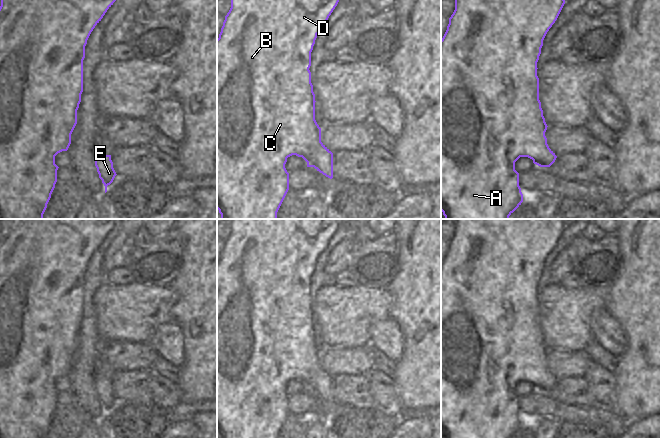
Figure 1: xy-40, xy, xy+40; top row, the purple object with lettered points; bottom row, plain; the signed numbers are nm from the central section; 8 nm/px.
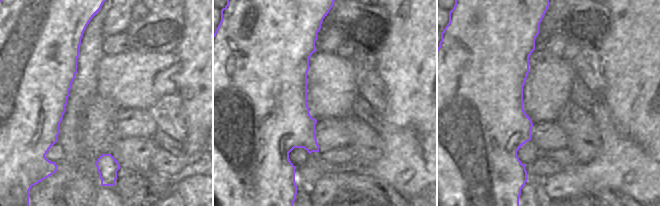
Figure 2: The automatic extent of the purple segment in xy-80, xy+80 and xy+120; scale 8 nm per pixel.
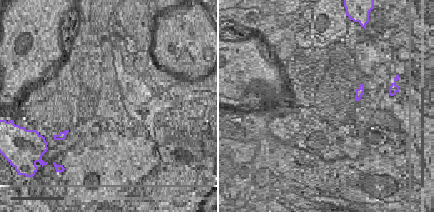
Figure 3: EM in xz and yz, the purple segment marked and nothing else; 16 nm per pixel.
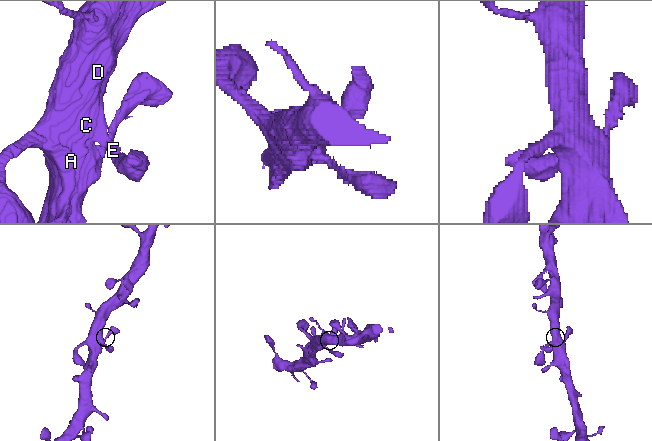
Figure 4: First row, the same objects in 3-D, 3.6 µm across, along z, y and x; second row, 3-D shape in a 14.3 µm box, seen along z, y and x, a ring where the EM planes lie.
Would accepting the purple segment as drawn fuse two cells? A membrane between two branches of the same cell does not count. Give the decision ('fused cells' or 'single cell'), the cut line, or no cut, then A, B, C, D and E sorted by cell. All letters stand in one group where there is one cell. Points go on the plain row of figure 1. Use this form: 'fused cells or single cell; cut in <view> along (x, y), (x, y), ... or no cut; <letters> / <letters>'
single cell; no cut; A B C D E

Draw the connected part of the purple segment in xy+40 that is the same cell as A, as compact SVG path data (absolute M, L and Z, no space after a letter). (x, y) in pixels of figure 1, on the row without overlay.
M455 219L455 234L449 242L447 254L441 263L441 435L443 438L511 438L523 426L523 418L519 410L519 397L515 394L515 386L520 381L528 381L533 387L540 391L550 391L556 384L557 380L549 372L545 356L547 348L543 340L541 326L539 324L539 302L537 300L537 286L541 278L543 264L557 244L565 224L563 219Z

